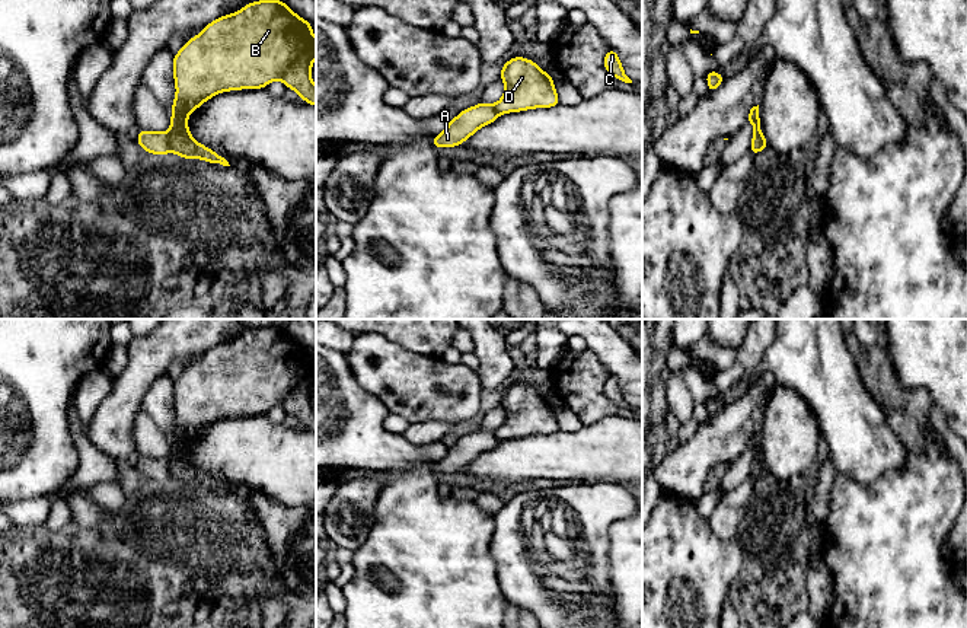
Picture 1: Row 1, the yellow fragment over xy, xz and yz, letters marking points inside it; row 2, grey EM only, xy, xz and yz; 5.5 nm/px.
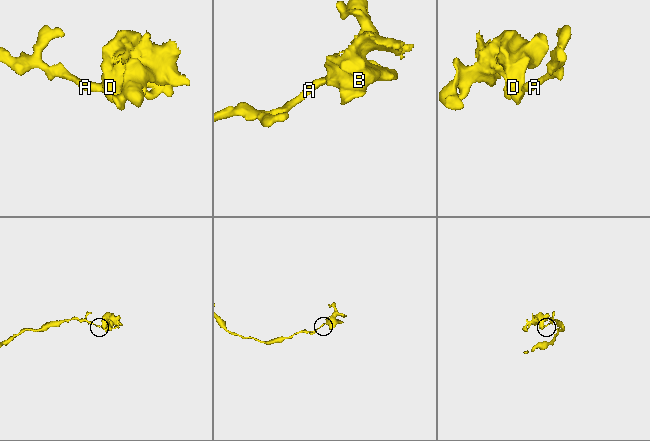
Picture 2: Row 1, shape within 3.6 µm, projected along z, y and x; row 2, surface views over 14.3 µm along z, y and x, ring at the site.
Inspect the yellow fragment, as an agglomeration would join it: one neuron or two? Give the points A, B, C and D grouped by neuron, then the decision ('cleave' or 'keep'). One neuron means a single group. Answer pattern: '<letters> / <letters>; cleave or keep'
A / B C D; cleave

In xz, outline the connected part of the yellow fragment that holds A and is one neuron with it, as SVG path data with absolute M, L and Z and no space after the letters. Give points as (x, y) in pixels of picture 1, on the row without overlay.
M479 428L476 433L463 436L454 446L449 447L443 459L433 463L433 474L456 474L498 443L498 437L489 430Z

